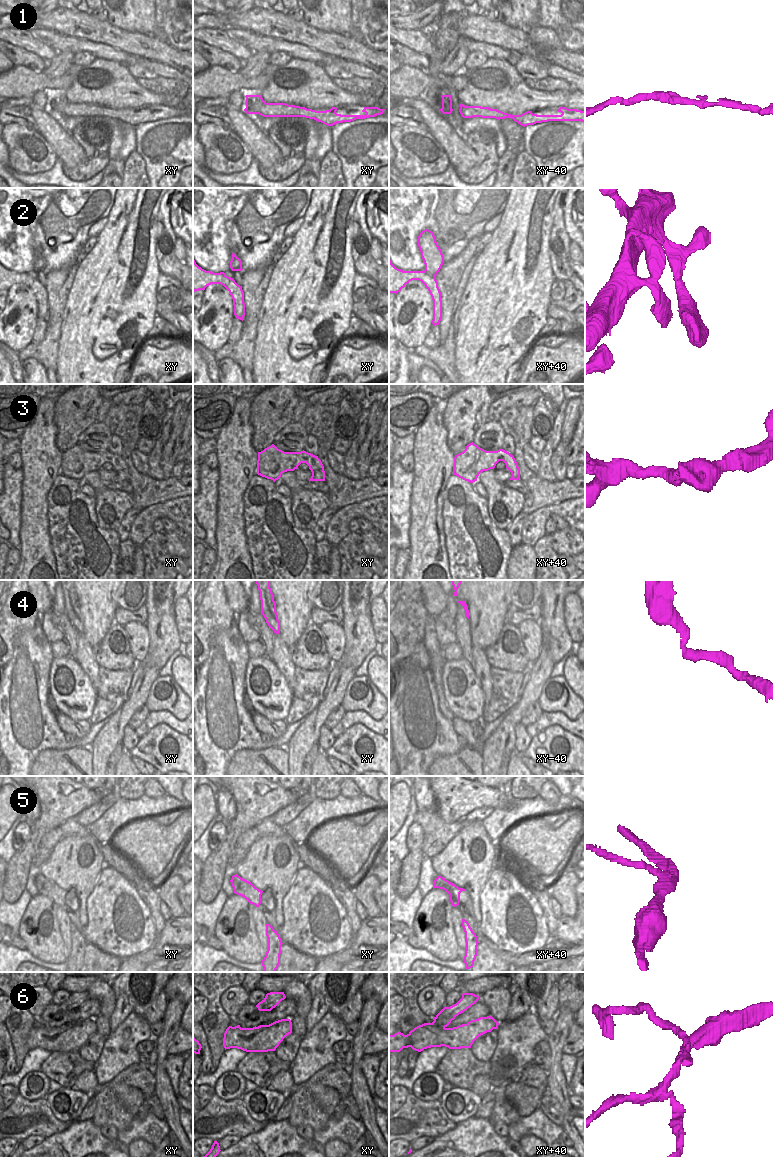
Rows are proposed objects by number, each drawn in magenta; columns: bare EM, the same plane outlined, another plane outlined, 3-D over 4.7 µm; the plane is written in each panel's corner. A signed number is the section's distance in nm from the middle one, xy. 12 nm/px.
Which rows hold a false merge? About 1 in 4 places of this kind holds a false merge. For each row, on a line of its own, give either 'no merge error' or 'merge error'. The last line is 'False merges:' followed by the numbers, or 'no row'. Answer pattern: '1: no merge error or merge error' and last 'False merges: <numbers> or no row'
1: no merge error
2: no merge error
3: no merge error
4: no merge error
5: merge error
6: merge error
False merges: 5, 6

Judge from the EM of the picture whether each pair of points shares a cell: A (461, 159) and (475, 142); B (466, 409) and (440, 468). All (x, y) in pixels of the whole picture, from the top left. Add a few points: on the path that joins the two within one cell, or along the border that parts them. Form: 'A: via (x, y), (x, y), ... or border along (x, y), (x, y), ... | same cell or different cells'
A: border along (464, 139), (477, 156), (476, 163), (469, 170) | different cells
B: border along (443, 425), (447, 432), (447, 446), (454, 455) | different cells

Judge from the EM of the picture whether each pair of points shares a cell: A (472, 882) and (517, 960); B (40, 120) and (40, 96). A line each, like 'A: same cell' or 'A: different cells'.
A: different cells
B: different cells

